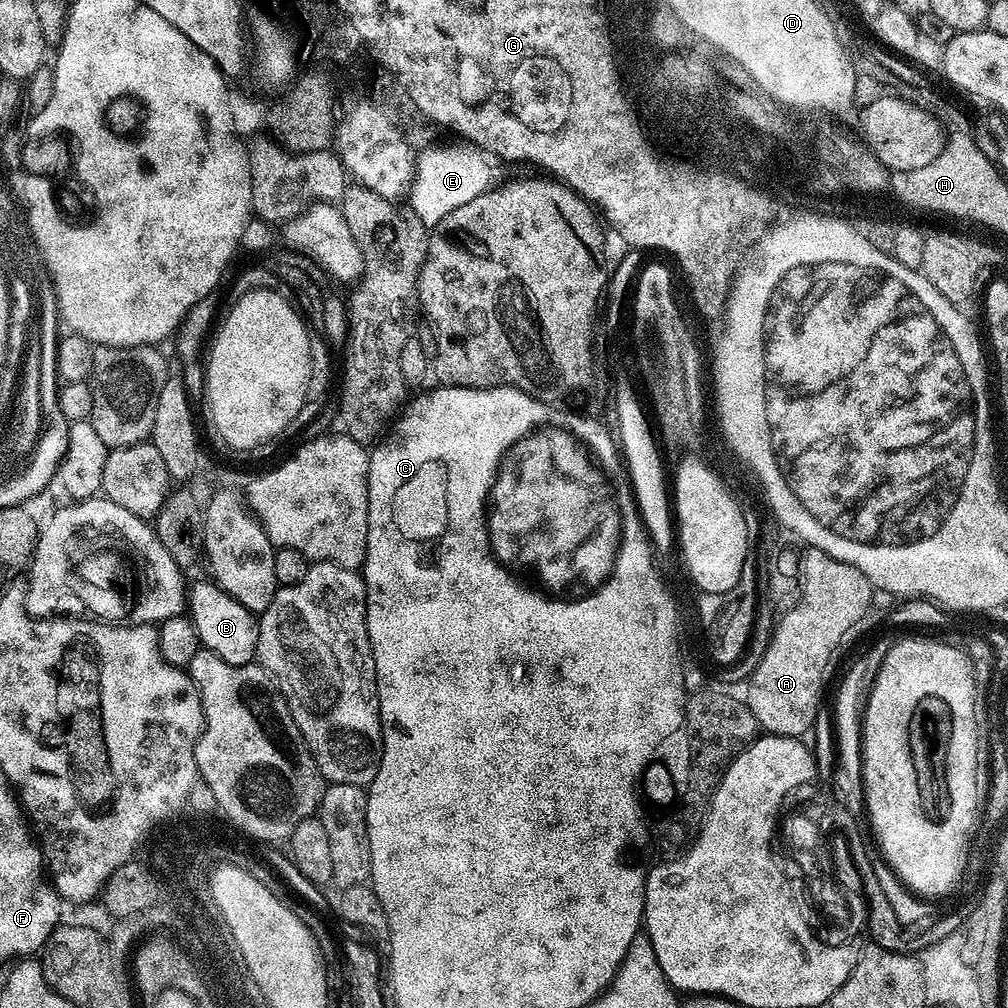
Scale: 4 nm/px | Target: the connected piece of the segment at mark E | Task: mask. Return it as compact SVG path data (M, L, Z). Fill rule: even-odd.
M428 148L419 153L416 179L410 193L410 207L423 224L435 226L442 222L442 218L446 218L446 214L450 214L450 210L458 210L458 206L466 206L466 202L497 187L498 182L492 176L498 181L501 179L501 161L490 158L486 152L468 151L472 152L463 152L460 148Z

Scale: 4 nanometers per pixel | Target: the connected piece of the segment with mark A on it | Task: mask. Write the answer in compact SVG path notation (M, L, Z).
M808 548L803 553L800 562L800 578L802 594L798 606L783 613L776 624L776 633L768 640L768 645L759 653L753 670L753 685L751 695L747 701L748 709L754 714L757 725L765 733L773 736L803 737L804 731L811 729L816 722L822 704L816 701L816 696L826 696L824 679L828 676L828 667L832 664L832 655L841 647L841 637L845 631L862 614L866 613L866 606L871 602L873 592L872 583L854 566L846 562L838 562L838 558L830 558L817 548Z

